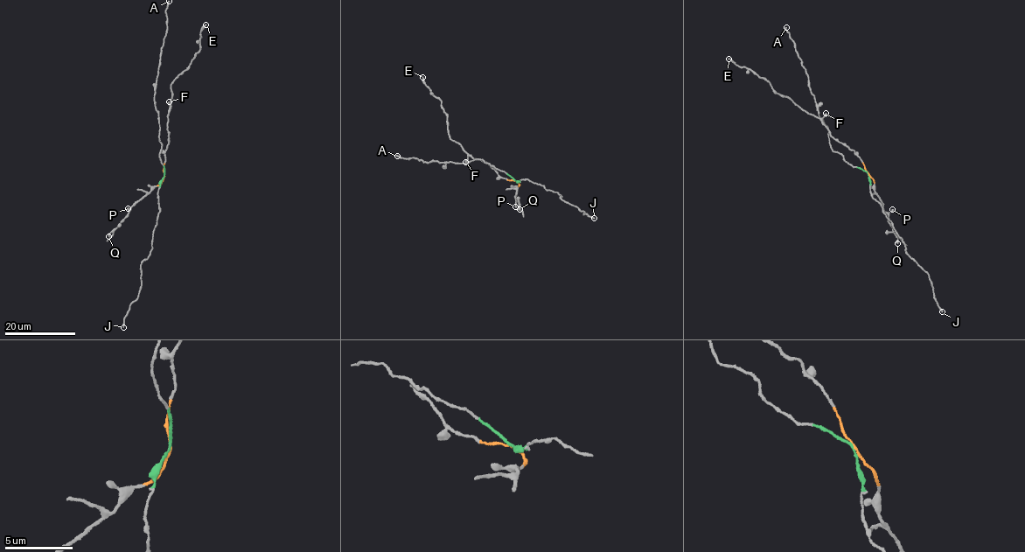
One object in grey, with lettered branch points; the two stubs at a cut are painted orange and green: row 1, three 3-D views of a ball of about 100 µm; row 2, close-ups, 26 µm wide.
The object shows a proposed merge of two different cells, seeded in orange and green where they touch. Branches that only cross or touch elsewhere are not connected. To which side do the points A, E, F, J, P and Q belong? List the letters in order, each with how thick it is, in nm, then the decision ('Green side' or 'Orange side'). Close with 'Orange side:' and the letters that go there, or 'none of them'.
A: Thickness 190 nm. Green side
E: Thickness 240 nm. Orange side
F: Thickness 440 nm. Orange side
J: Thickness 220 nm. Green side
P: Thickness 260 nm. Orange side
Q: Thickness 360 nm. Orange side
Orange side: E, F, P, Q

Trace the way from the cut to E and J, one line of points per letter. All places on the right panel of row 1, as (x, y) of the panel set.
E: (868, 172), (859, 156), (831, 136), (821, 120), (787, 97), (776, 93), (763, 78), (728, 58)
J: (868, 172), (873, 199), (880, 204), (901, 238), (905, 251), (927, 273), (942, 312)

